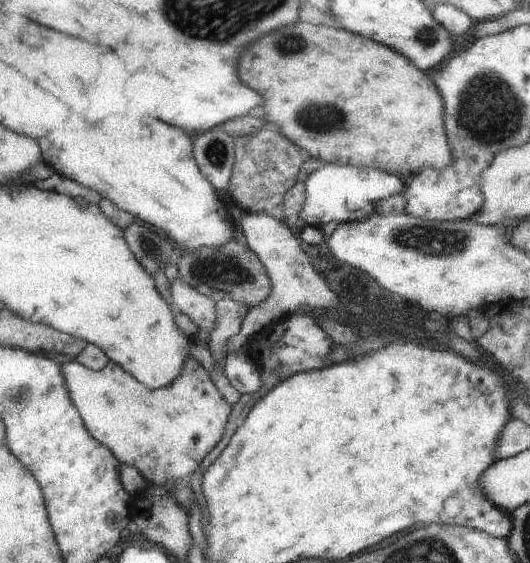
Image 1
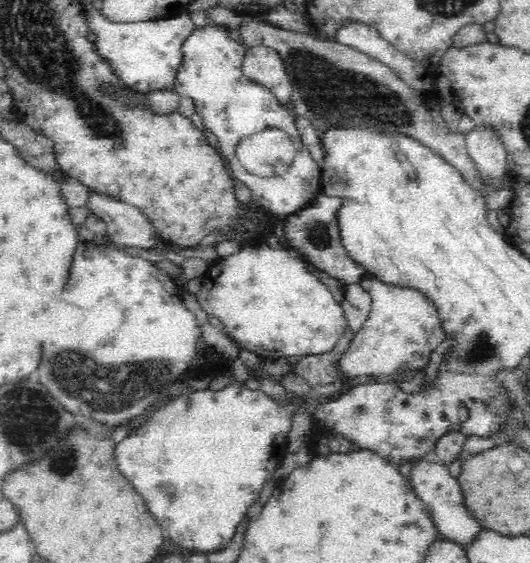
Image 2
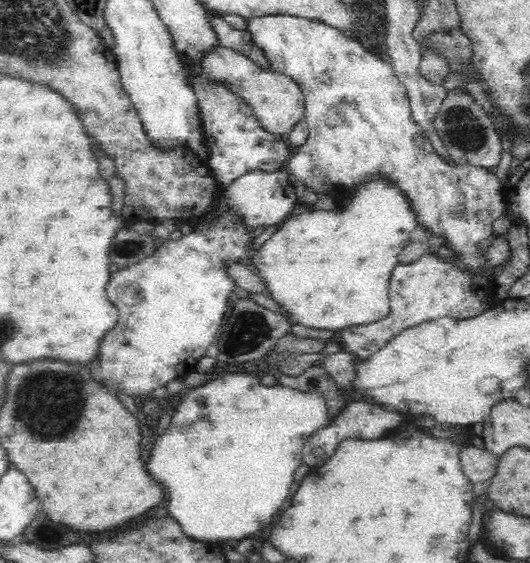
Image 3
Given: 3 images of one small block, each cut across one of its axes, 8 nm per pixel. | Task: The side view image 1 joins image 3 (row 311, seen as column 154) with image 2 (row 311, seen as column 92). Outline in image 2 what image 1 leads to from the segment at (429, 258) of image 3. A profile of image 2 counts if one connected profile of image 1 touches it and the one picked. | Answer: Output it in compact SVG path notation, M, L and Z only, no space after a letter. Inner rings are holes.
M367 274L358 284L371 296L371 310L364 326L355 333L348 346L348 350L339 358L339 369L350 378L356 376L376 376L385 380L399 376L410 370L422 370L428 365L430 354L446 338L446 331L442 329L442 321L438 317L436 305L424 293L410 287L389 285L378 278Z

